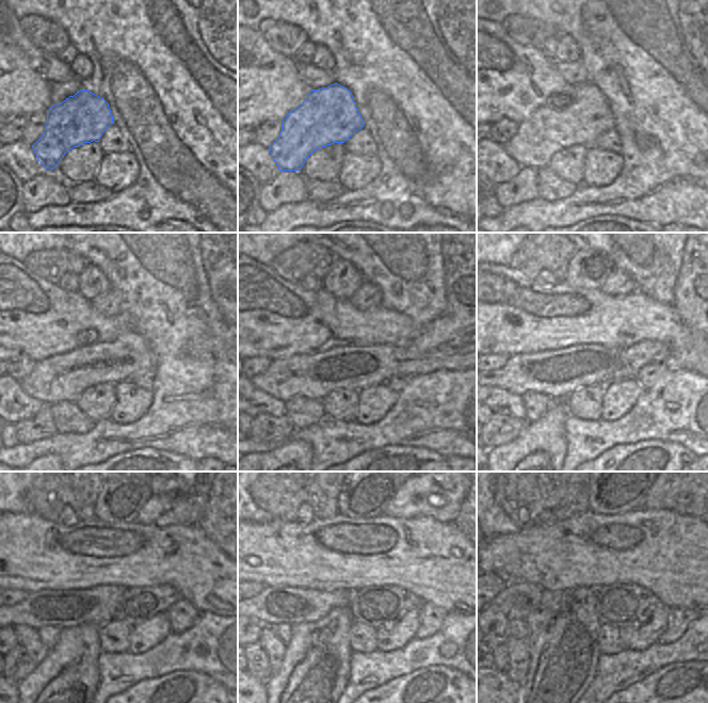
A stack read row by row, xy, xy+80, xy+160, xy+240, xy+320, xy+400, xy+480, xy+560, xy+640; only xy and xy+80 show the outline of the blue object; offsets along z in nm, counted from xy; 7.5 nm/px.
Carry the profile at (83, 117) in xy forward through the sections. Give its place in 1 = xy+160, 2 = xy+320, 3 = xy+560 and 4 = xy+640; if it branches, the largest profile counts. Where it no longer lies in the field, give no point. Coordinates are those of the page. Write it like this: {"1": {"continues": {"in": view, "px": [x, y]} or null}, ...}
{"1": {"continues": {"in": "xy+160", "px": [547, 131]}}, "2": {"continues": {"in": "xy+320", "px": [353, 367]}}, "3": {"continues": {"in": "xy+560", "px": [275, 605]}}, "4": {"continues": {"in": "xy+640", "px": [518, 600]}}}

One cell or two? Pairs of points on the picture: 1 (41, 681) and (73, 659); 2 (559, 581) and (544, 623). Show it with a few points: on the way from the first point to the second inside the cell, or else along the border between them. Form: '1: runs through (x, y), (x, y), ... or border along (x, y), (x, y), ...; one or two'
1: runs through (48, 678), (62, 665), (65, 665); one
2: border along (585, 586), (561, 591); two

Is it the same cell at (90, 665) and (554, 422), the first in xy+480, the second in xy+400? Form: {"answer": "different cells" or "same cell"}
{"answer": "same cell"}

